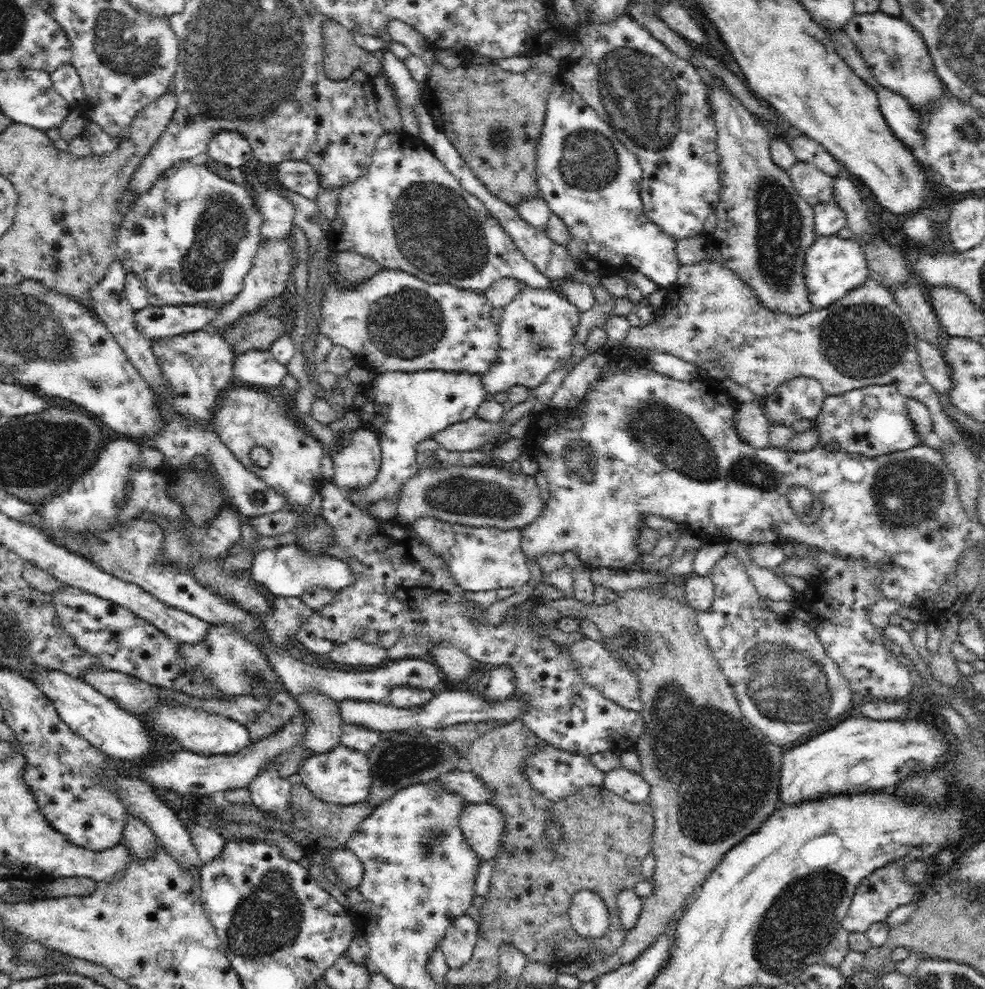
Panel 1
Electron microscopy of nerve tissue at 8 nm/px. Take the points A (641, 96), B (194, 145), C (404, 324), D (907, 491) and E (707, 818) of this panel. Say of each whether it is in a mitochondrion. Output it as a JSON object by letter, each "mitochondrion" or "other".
{"A":"mitochondrion","B":"other","C":"mitochondrion","D":"mitochondrion","E":"mitochondrion"}

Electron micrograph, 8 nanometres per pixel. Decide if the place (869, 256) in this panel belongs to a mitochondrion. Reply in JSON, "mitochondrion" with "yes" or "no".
{"mitochondrion":"no"}

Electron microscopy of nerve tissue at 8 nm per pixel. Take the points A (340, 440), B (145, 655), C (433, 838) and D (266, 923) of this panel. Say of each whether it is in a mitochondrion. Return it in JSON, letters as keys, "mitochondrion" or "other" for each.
{"A":"other","B":"other","C":"mitochondrion","D":"mitochondrion"}

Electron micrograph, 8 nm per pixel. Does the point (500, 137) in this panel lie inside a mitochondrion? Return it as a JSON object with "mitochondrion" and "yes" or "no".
{"mitochondrion":"yes"}

